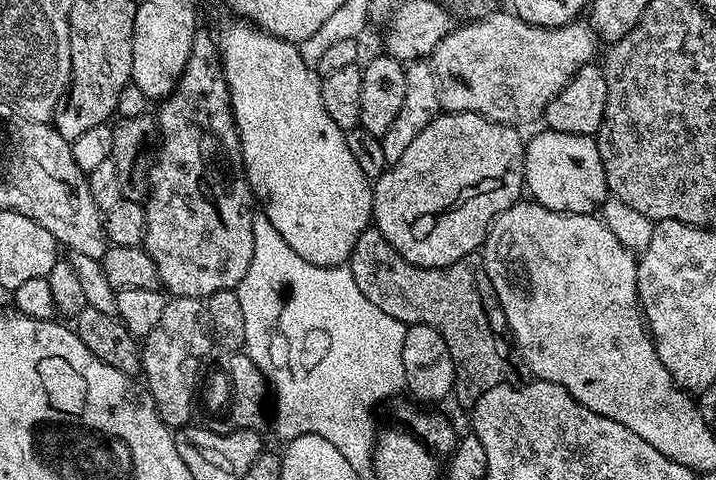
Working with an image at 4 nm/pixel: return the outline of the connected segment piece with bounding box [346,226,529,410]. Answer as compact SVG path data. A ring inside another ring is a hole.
M369 226L358 242L354 242L346 267L354 274L358 290L362 290L378 310L406 325L434 326L434 330L446 338L456 371L454 400L464 410L471 409L486 390L499 384L519 385L522 378L529 375L528 365L520 357L520 349L514 346L494 286L483 263L475 255L441 268L414 266L406 262L390 242L386 242L375 226Z

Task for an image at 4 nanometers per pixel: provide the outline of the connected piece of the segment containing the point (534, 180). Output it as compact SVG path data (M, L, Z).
M543 130L524 146L524 187L535 203L551 212L592 214L609 199L608 183L595 139Z

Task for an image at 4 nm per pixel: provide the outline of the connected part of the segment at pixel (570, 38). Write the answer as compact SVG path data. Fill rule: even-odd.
M508 10L490 13L480 20L461 23L432 52L430 63L440 82L440 103L449 112L473 112L499 124L525 126L539 121L546 106L578 74L584 64L593 63L598 37L591 23L573 22L557 28L528 24Z

